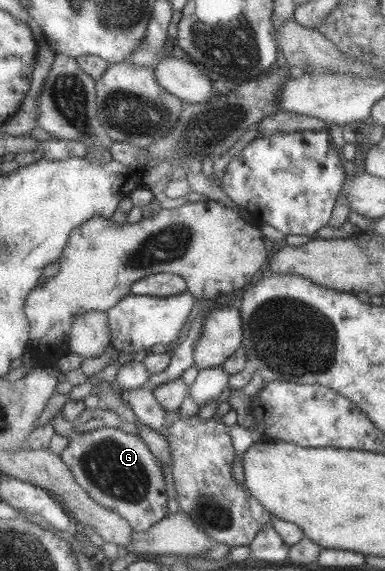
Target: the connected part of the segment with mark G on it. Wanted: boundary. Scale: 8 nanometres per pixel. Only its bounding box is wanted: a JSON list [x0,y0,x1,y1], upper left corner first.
[60,426,167,532]

